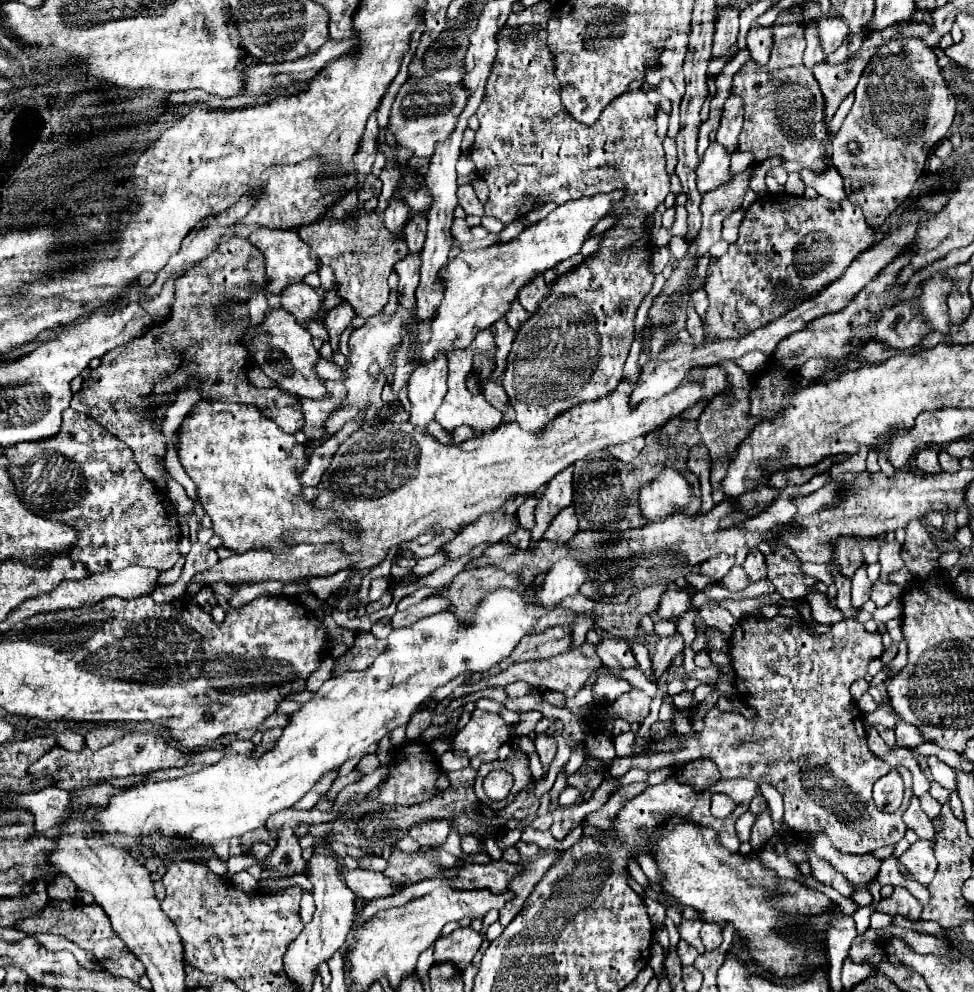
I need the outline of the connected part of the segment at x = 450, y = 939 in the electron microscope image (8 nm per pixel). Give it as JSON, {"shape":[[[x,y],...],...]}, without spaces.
{"shape":[[[471,926],[457,928],[449,936],[437,938],[433,958],[435,958],[435,962],[453,960],[457,964],[457,968],[465,970],[471,964],[475,952],[479,950],[481,942],[483,942],[483,936],[479,932],[475,932]]]}

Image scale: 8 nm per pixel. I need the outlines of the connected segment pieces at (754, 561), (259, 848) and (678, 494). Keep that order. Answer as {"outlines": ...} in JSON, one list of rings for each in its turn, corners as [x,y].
{"outlines":[[[[753,550],[753,552],[747,556],[743,568],[745,568],[745,572],[747,572],[747,576],[749,576],[751,582],[757,582],[757,580],[767,578],[767,572],[765,572],[765,558],[763,558],[761,552],[757,552],[757,550]]],[[[255,840],[255,842],[251,844],[251,848],[247,850],[247,854],[253,856],[253,858],[257,858],[259,862],[263,862],[263,860],[271,854],[271,848],[269,848],[269,844],[265,844],[265,842],[261,842],[261,840]]],[[[673,468],[661,470],[651,486],[641,488],[639,504],[649,522],[663,520],[691,502],[691,486]]]]}

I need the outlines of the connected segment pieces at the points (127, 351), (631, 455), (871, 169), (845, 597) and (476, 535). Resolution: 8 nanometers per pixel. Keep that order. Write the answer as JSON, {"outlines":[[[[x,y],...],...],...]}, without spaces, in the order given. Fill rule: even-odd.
{"outlines":[[[[231,236],[223,240],[217,250],[211,252],[203,262],[177,278],[175,286],[177,294],[171,316],[161,323],[153,324],[137,340],[118,346],[103,355],[99,366],[91,370],[83,380],[81,392],[75,394],[71,400],[71,408],[75,412],[89,414],[109,432],[113,432],[113,436],[129,446],[133,450],[133,462],[139,466],[145,478],[163,492],[167,492],[165,476],[169,474],[165,468],[167,440],[163,438],[159,428],[153,434],[147,434],[149,428],[137,428],[137,424],[133,424],[131,412],[133,408],[145,406],[149,406],[145,408],[145,412],[153,412],[163,402],[171,402],[169,396],[185,388],[189,384],[189,378],[195,378],[203,386],[201,398],[251,404],[259,408],[267,418],[275,420],[277,426],[287,434],[295,434],[305,426],[301,402],[295,396],[281,392],[281,388],[269,388],[257,390],[255,398],[255,390],[249,384],[246,374],[250,355],[243,344],[245,328],[249,324],[245,302],[251,296],[251,286],[255,288],[255,292],[262,291],[265,286],[263,254],[247,238]],[[227,300],[231,302],[231,324],[229,318],[221,318],[215,312]]],[[[639,438],[639,440],[631,440],[631,442],[627,442],[627,444],[611,446],[609,452],[611,452],[617,460],[621,460],[621,462],[633,462],[643,448],[645,448],[645,438]]],[[[895,32],[893,40],[885,44],[881,52],[869,62],[855,88],[855,104],[827,148],[833,158],[833,166],[845,180],[847,198],[851,200],[851,204],[857,204],[863,210],[869,226],[879,230],[881,226],[885,226],[887,218],[895,210],[899,210],[905,200],[911,198],[915,182],[925,172],[927,156],[937,142],[947,138],[947,130],[955,118],[955,106],[957,102],[937,66],[937,56],[919,38],[903,42],[901,34]],[[849,142],[855,142],[859,146],[859,158],[853,158],[855,154],[851,154]]],[[[831,566],[831,574],[835,576],[835,586],[837,586],[837,608],[847,616],[857,616],[857,610],[851,606],[851,582],[845,580],[833,566]]],[[[499,508],[495,514],[483,514],[473,524],[467,524],[455,540],[451,540],[443,550],[447,556],[459,558],[467,554],[471,548],[479,544],[497,544],[505,542],[511,532],[515,532],[519,526],[517,514],[507,514],[503,508]]]]}

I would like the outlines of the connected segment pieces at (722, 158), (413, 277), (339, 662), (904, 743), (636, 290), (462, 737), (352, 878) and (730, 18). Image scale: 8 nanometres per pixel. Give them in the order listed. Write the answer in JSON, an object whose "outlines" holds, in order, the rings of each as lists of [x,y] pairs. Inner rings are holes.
{"outlines":[[[[711,142],[697,166],[697,188],[705,194],[731,182],[733,174],[729,170],[729,162],[731,156],[727,154],[727,150],[721,144]]],[[[419,254],[405,256],[403,260],[399,260],[395,264],[395,272],[399,274],[397,298],[399,298],[399,304],[403,304],[405,310],[413,310],[417,304],[415,302],[415,290],[417,290],[417,284],[419,284],[419,266],[421,266]]],[[[359,632],[355,638],[355,646],[345,656],[335,660],[335,672],[333,674],[367,670],[385,648],[387,648],[385,640],[377,640],[371,632]]],[[[905,722],[897,724],[895,734],[897,734],[897,746],[901,746],[901,748],[913,748],[923,742],[917,728],[913,728],[911,724],[905,724]]],[[[503,28],[497,58],[485,86],[485,98],[477,108],[481,126],[475,132],[475,144],[471,148],[471,160],[477,166],[477,174],[489,186],[485,214],[499,218],[507,226],[509,222],[523,218],[523,214],[527,214],[537,202],[537,205],[549,201],[561,205],[572,199],[609,193],[609,190],[627,190],[625,200],[617,204],[615,212],[619,224],[605,232],[597,254],[551,284],[551,296],[541,302],[539,312],[533,314],[515,334],[515,342],[507,358],[503,388],[517,412],[515,420],[531,434],[541,434],[551,420],[581,402],[607,396],[623,378],[623,364],[633,342],[635,312],[653,286],[653,252],[647,248],[649,230],[645,222],[669,194],[669,174],[665,170],[663,144],[655,134],[655,114],[657,108],[647,100],[645,92],[643,96],[641,92],[625,92],[613,100],[609,108],[605,108],[601,114],[603,122],[599,120],[593,126],[577,124],[577,120],[561,108],[557,78],[553,76],[553,56],[547,44],[537,38],[537,28],[529,34],[523,34],[519,28]],[[529,192],[541,192],[541,195],[531,198]]],[[[473,710],[469,724],[455,736],[453,754],[473,758],[479,752],[499,750],[509,738],[509,730],[499,714]]],[[[341,868],[347,888],[361,900],[373,900],[379,896],[393,896],[401,890],[401,882],[387,878],[383,872],[373,870],[349,870]]],[[[729,8],[729,12],[721,12],[721,20],[717,20],[715,36],[713,36],[713,58],[725,56],[731,46],[737,42],[739,32],[739,14]]]]}

